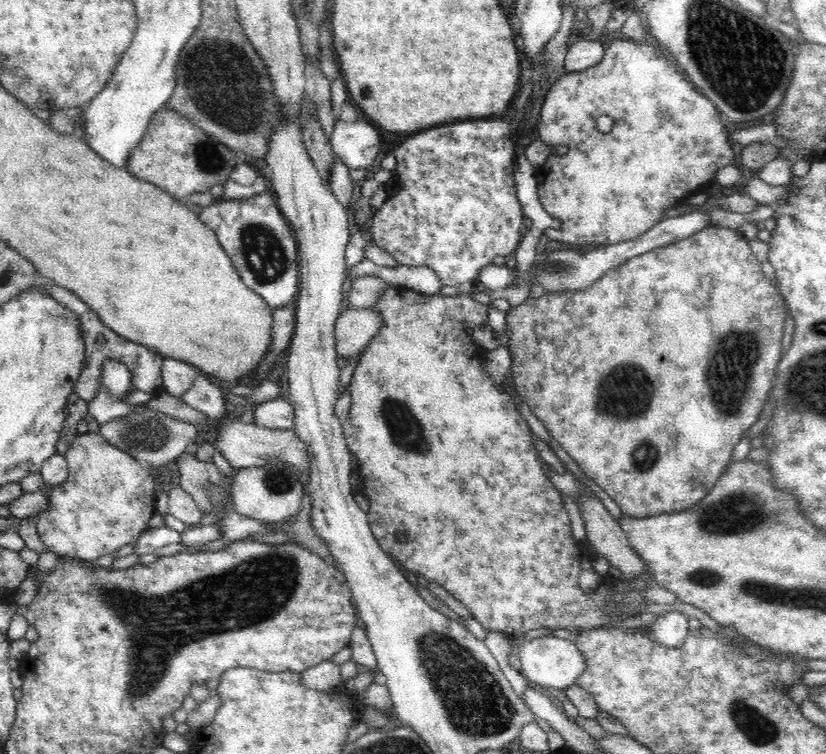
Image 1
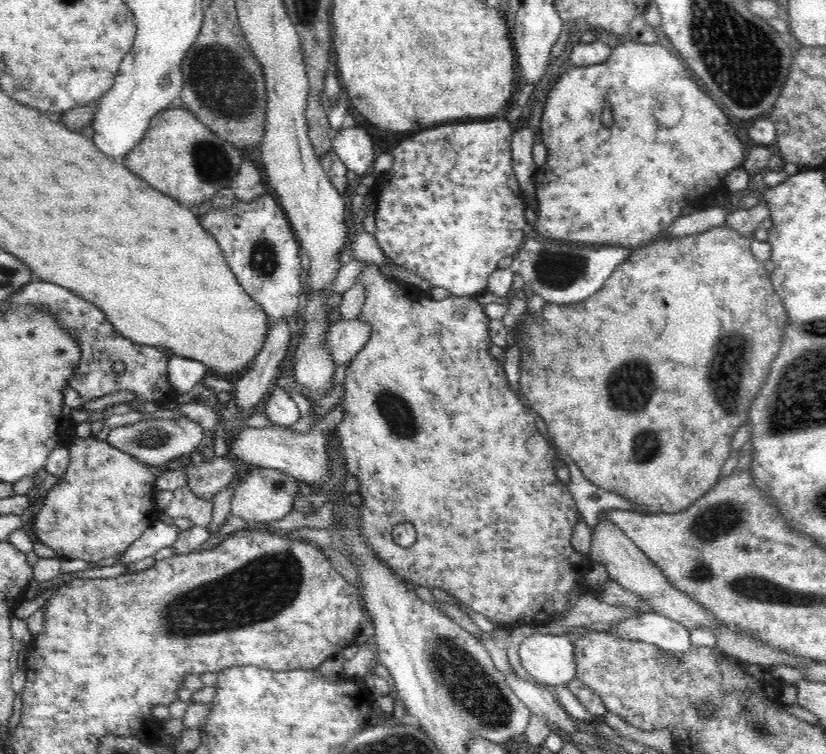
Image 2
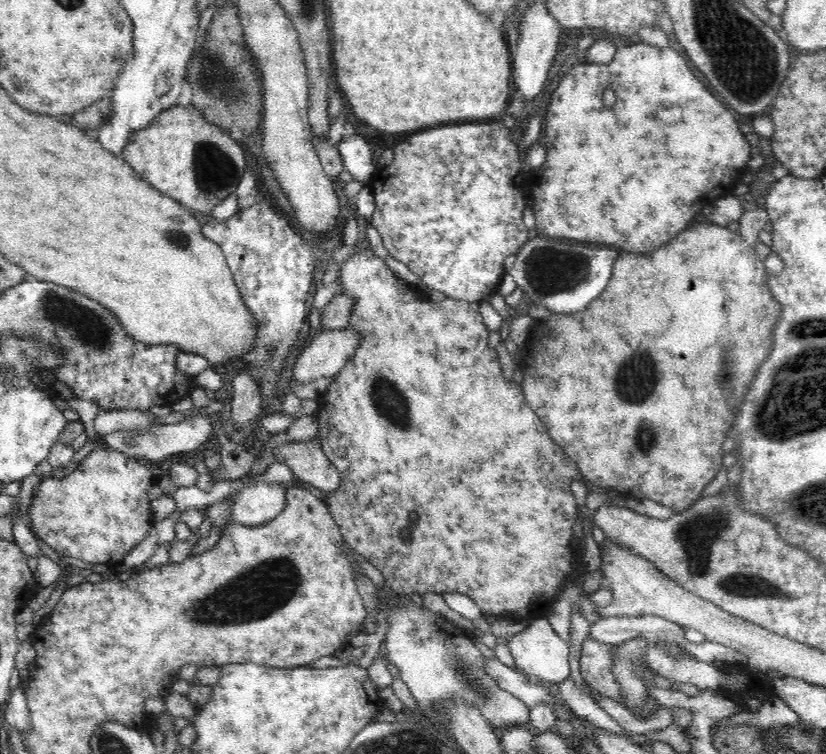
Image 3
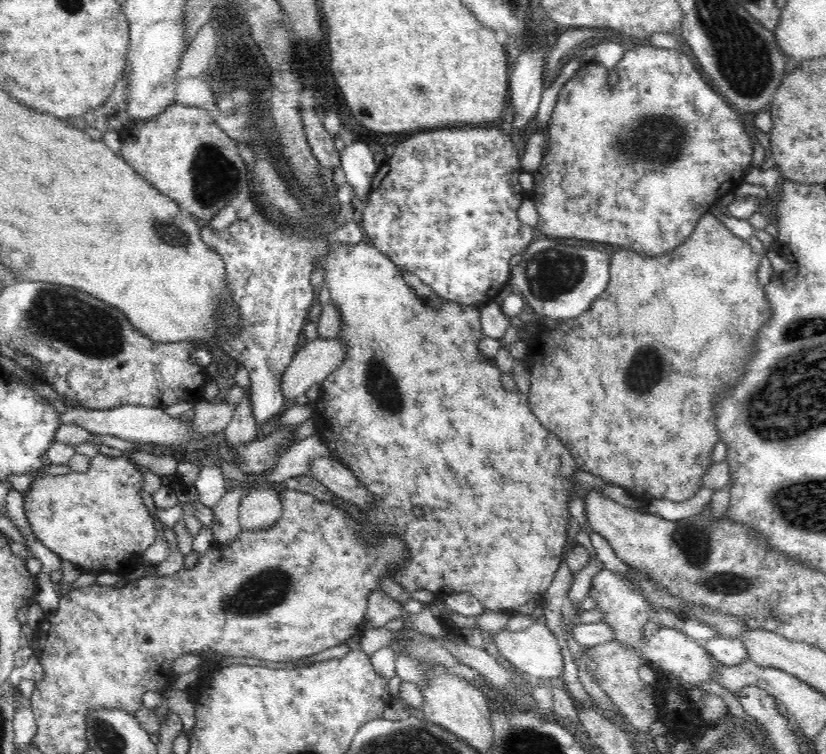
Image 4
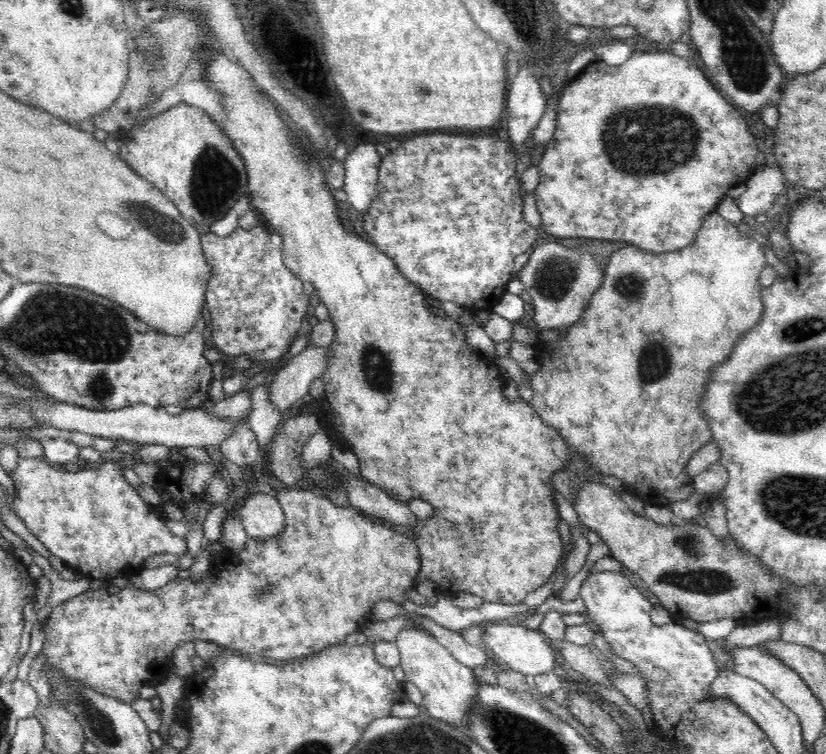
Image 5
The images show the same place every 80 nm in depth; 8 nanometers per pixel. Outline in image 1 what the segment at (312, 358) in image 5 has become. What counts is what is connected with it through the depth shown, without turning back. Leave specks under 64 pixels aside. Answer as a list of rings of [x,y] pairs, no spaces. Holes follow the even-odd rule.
[[[373,307],[344,309],[334,329],[337,355],[347,359],[356,356],[378,334],[382,325],[381,316]]]

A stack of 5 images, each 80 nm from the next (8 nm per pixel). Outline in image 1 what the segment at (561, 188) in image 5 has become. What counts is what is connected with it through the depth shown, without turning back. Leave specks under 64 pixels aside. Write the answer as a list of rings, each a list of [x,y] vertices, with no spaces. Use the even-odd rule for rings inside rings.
[[[615,40],[606,48],[605,56],[596,64],[590,66],[586,70],[576,72],[566,72],[556,80],[556,83],[551,87],[546,100],[542,105],[542,116],[538,122],[538,130],[540,130],[540,138],[544,143],[550,146],[554,154],[548,156],[548,160],[542,164],[537,174],[536,181],[539,183],[538,199],[542,203],[542,207],[553,219],[557,225],[544,229],[543,234],[552,240],[558,240],[564,243],[586,244],[598,243],[604,245],[615,245],[620,242],[626,242],[646,234],[648,230],[652,230],[656,224],[660,224],[667,216],[673,214],[677,209],[683,206],[683,199],[688,196],[706,191],[716,181],[716,172],[724,166],[734,165],[737,163],[736,154],[732,150],[730,143],[730,126],[726,122],[722,122],[722,117],[716,109],[716,105],[710,102],[708,98],[704,98],[694,86],[692,82],[686,80],[686,76],[674,65],[674,62],[664,54],[662,47],[654,48],[646,43],[636,43],[635,41]],[[599,116],[610,116],[614,120],[614,128],[610,134],[602,134],[596,128],[596,120]]]

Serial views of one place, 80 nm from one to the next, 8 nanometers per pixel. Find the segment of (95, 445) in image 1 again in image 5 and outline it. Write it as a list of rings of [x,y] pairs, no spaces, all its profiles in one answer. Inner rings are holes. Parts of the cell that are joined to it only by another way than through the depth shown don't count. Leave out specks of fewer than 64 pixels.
[[[20,457],[16,469],[9,474],[15,495],[6,492],[8,506],[54,558],[59,558],[76,573],[90,579],[108,581],[118,576],[130,577],[142,571],[152,556],[163,552],[182,558],[187,551],[185,537],[168,530],[167,518],[158,511],[158,507],[142,501],[132,485],[124,479],[120,468],[123,467],[116,462],[104,460],[101,467],[71,472],[50,464],[44,458]]]

